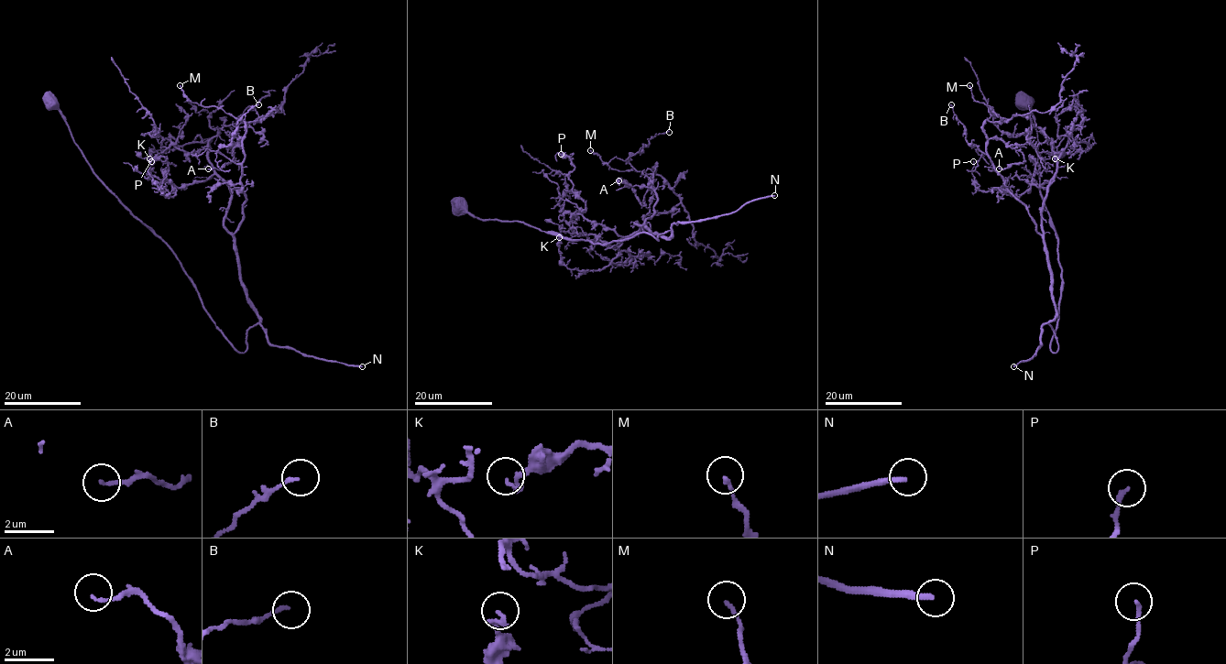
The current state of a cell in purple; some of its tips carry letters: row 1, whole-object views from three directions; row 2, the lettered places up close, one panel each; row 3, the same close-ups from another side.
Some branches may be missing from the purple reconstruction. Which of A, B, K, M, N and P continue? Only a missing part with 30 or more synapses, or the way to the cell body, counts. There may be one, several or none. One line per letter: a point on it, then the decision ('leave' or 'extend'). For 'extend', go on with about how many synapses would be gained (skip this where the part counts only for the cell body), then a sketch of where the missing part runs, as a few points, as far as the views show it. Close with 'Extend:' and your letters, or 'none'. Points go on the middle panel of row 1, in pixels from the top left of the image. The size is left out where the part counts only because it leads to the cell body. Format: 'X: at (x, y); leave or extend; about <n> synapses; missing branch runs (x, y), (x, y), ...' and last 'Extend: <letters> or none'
A: at (618, 180); leave
B: at (669, 132); leave
K: at (559, 237); leave
M: at (590, 150); leave
N: at (774, 195); extend; about 150 synapses
P: at (561, 154); leave
Extend: N

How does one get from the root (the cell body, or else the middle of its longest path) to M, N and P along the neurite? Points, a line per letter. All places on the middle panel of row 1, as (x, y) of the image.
M: (461, 208), (592, 244), (669, 238), (645, 223), (656, 164), (613, 169), (590, 150)
N: (461, 208), (481, 219), (607, 244), (643, 232), (659, 240), (674, 223), (774, 195)
P: (461, 208), (592, 244), (671, 236), (635, 223), (619, 236), (589, 222), (561, 154)

